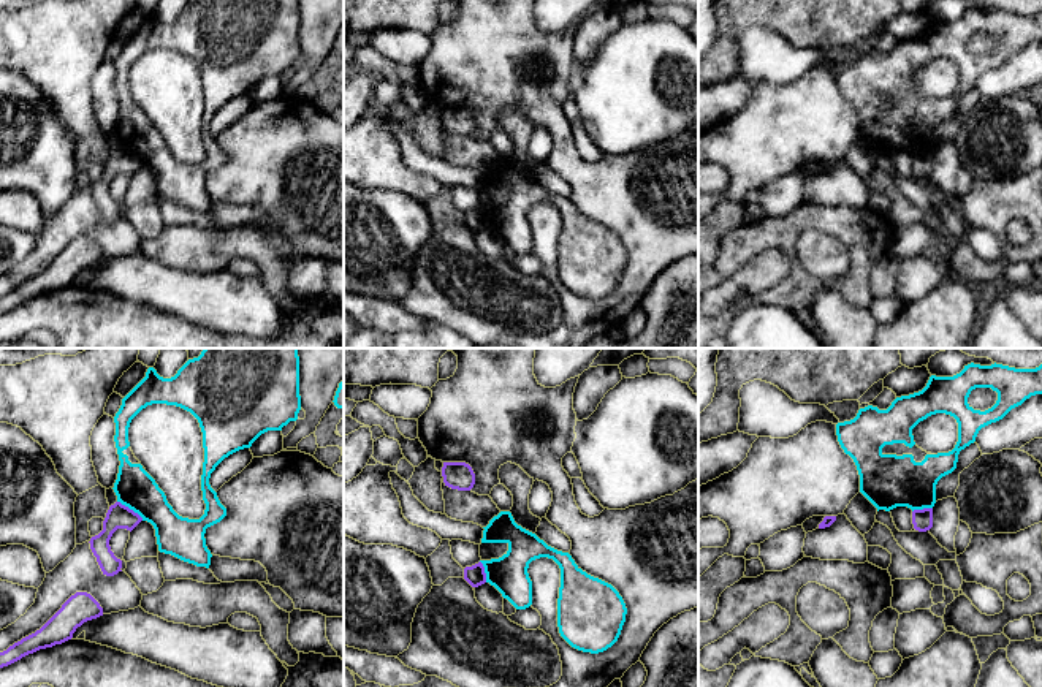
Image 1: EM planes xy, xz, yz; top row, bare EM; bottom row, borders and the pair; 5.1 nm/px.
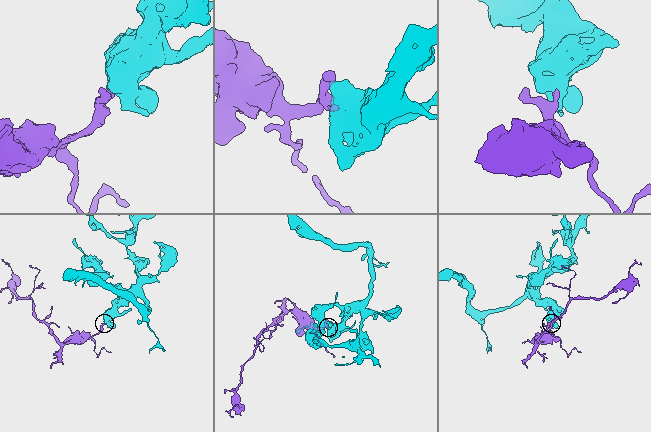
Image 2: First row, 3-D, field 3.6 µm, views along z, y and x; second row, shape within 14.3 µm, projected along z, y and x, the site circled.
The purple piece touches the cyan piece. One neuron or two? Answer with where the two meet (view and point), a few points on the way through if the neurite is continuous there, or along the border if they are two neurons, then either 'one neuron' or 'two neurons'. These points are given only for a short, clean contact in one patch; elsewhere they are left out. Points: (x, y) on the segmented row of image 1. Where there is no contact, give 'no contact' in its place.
contact xy (129, 508); border xy (117, 501), (143, 519); two neurons

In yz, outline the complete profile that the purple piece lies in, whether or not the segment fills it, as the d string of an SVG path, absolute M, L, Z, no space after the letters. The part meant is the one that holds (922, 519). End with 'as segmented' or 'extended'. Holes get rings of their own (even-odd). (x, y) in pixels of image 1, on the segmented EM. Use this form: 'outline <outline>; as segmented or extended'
outline M933 508L914 510L912 524L918 532L926 532L933 527Z; as segmented

